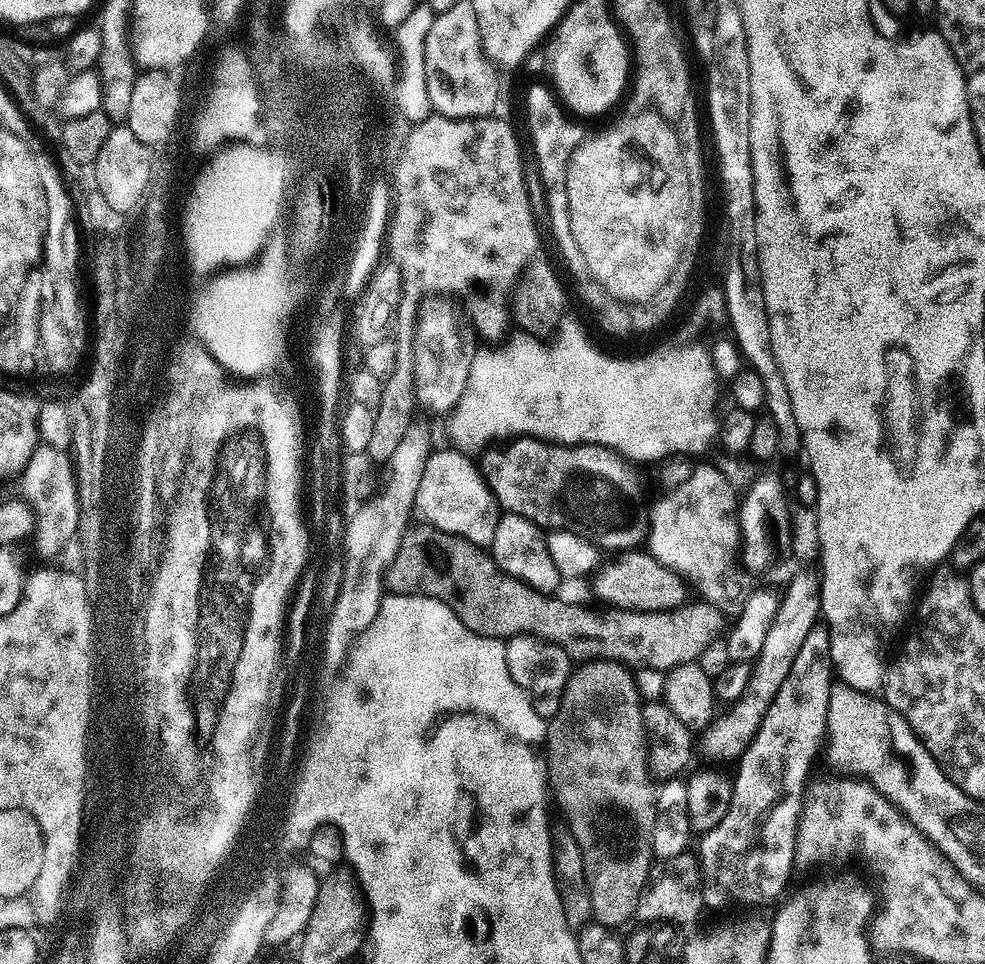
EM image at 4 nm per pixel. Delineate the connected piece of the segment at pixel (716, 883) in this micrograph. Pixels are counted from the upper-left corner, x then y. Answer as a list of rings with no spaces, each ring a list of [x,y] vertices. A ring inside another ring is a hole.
[[[817,622],[806,634],[786,682],[778,686],[774,702],[766,710],[760,729],[748,743],[748,749],[740,755],[735,765],[736,776],[732,780],[732,797],[726,810],[726,818],[714,826],[714,830],[699,837],[698,859],[704,874],[704,907],[708,910],[722,910],[724,888],[728,886],[728,876],[724,874],[728,858],[742,852],[750,838],[754,836],[754,822],[762,810],[772,810],[778,804],[776,790],[782,780],[796,778],[796,784],[809,781],[808,766],[816,754],[816,746],[825,737],[828,726],[828,698],[834,683],[834,669],[830,658],[830,638],[828,629]],[[740,836],[740,844],[736,842]],[[742,836],[746,838],[742,842]]]

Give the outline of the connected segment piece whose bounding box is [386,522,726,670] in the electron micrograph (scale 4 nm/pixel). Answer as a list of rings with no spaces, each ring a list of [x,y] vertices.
[[[427,522],[413,523],[400,539],[400,549],[386,573],[386,588],[389,593],[402,596],[429,596],[454,610],[454,614],[470,630],[495,640],[508,640],[511,636],[537,636],[562,650],[576,662],[590,660],[613,660],[627,664],[633,670],[659,668],[667,670],[699,661],[702,650],[710,642],[721,639],[725,631],[725,613],[697,599],[696,604],[685,602],[677,608],[657,612],[635,612],[629,608],[587,608],[584,604],[571,604],[559,600],[559,595],[539,592],[518,578],[506,574],[481,545],[472,544],[453,532],[443,532]]]

